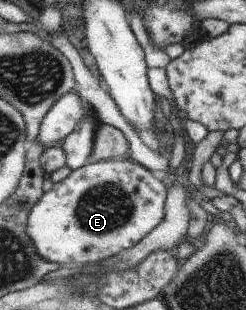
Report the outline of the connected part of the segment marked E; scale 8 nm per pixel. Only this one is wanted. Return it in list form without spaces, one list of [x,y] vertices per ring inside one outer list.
[[[130,158],[101,160],[76,169],[36,203],[27,235],[41,259],[57,264],[96,265],[141,244],[165,220],[169,188]]]

